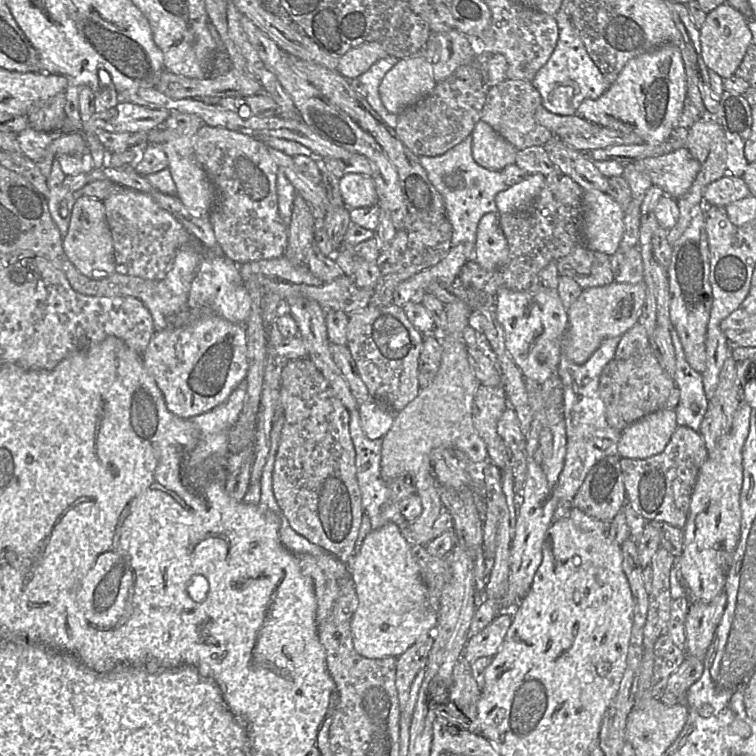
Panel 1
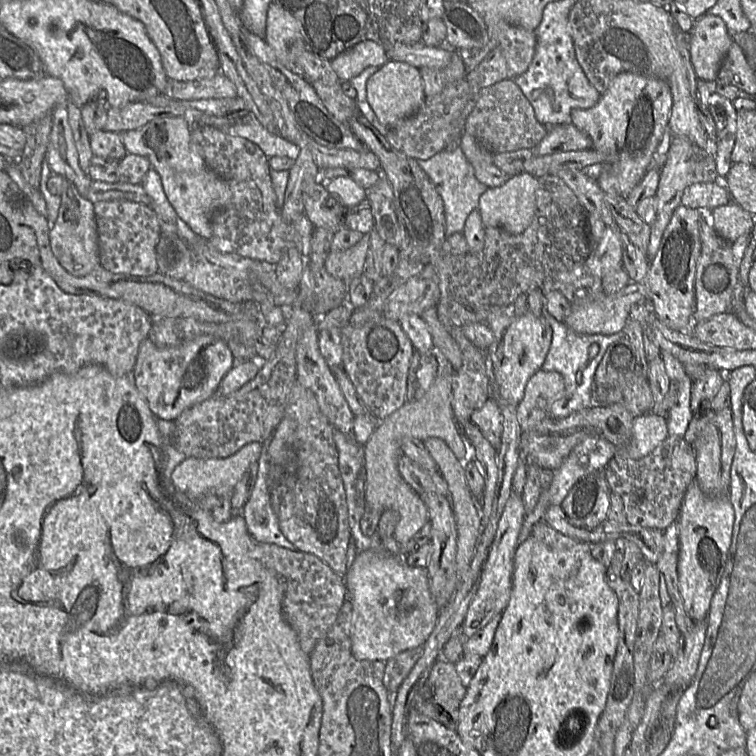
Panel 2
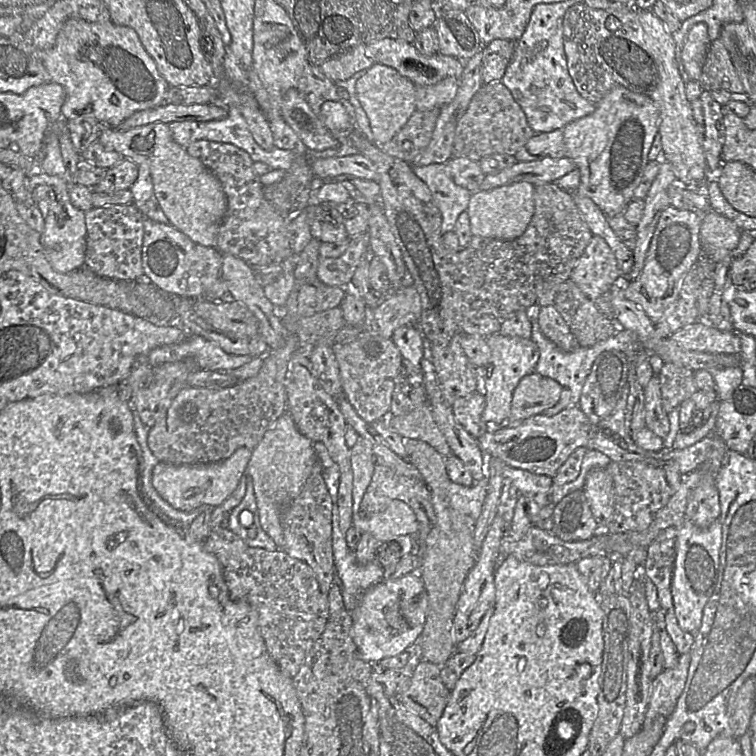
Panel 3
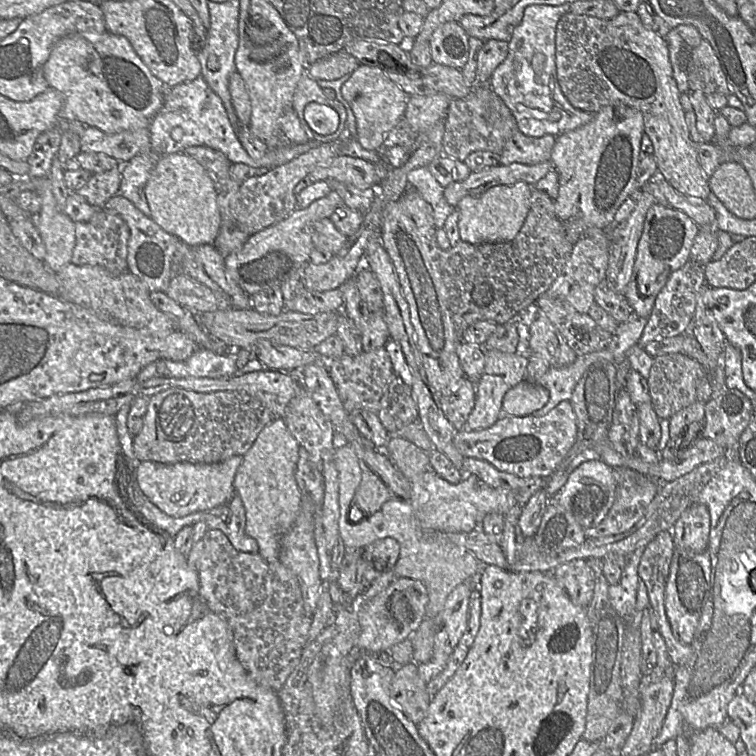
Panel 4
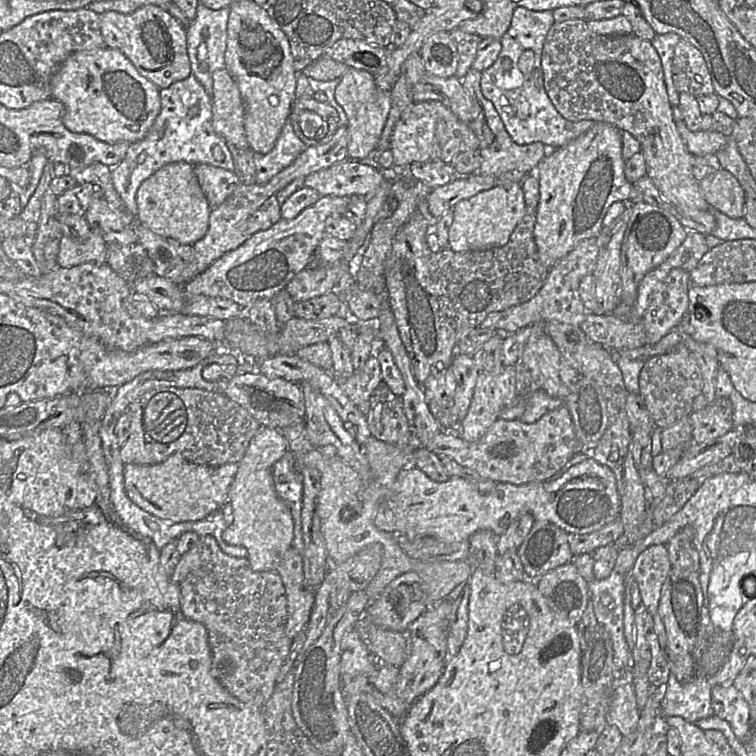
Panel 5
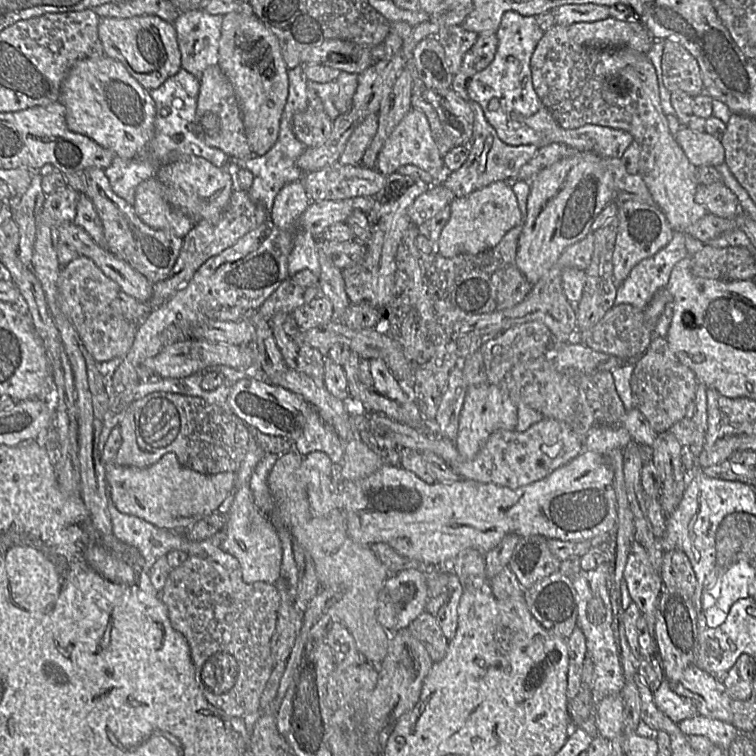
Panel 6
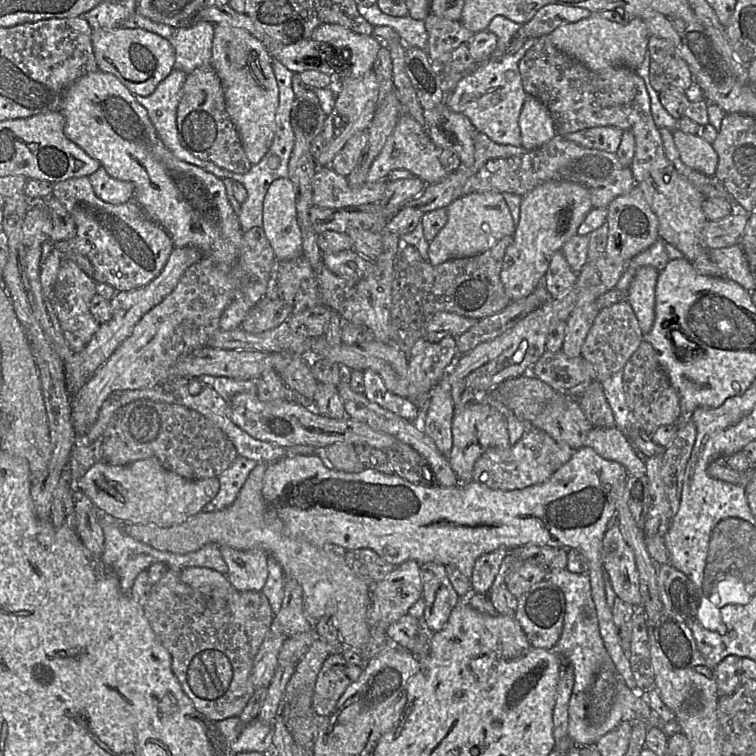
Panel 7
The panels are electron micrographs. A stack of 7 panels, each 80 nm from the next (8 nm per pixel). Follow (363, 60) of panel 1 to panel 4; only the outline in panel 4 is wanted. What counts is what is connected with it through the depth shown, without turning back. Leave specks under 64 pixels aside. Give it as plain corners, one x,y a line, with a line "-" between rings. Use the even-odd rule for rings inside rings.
338,52
317,61
305,71
313,78
334,81
351,75
359,66
360,63
354,56

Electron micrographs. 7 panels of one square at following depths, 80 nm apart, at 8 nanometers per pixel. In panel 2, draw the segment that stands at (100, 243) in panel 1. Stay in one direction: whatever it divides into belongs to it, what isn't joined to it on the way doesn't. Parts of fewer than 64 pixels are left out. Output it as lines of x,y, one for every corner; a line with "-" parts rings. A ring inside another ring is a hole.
52,173
45,186
61,198
57,219
50,227
49,238
52,252
69,273
75,276
88,275
100,267
94,203
80,196
72,184
55,173

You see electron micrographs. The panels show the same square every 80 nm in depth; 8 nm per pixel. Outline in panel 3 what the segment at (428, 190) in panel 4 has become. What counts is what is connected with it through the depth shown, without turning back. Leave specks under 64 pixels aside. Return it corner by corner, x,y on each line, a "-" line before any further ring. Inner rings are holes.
444,163
414,167
414,173
430,189
442,214
442,231
453,231
459,215
466,211
474,192
458,185

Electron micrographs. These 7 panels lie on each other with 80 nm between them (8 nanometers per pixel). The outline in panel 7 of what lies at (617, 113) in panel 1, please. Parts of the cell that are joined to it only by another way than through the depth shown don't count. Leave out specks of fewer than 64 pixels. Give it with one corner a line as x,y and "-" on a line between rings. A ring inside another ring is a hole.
547,181
523,196
519,221
503,258
501,282
511,302
528,297
542,282
554,253
577,235
585,216
592,209
589,190
569,181

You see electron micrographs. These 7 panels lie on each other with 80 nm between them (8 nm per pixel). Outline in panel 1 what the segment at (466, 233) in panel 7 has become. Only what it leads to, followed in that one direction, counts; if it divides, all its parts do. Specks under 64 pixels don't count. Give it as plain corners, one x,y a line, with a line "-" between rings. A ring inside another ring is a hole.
527,173
520,182
499,192
495,197
499,215
529,210
543,186
544,179
545,176
541,173

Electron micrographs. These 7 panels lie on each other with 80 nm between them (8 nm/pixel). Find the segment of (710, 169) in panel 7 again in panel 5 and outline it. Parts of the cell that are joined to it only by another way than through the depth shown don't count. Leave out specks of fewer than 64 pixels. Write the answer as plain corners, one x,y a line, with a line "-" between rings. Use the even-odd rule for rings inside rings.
683,120
677,124
677,130
681,135
688,151
693,156
716,154
726,145
727,137
716,131
691,131

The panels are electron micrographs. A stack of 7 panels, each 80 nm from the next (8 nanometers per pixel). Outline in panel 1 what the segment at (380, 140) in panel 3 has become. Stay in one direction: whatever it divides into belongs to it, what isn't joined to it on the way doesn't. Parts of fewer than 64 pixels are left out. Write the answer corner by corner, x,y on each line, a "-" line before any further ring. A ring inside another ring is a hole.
422,56
401,58
384,76
379,94
386,110
400,114
417,103
435,86
431,64

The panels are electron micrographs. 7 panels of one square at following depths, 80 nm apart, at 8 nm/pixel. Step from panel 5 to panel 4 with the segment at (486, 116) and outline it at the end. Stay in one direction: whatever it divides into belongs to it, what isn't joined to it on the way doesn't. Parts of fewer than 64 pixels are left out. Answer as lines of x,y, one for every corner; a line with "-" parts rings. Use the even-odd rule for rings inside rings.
515,130
499,154
499,165
511,163
534,165
549,161
556,139
557,137
550,134
531,137

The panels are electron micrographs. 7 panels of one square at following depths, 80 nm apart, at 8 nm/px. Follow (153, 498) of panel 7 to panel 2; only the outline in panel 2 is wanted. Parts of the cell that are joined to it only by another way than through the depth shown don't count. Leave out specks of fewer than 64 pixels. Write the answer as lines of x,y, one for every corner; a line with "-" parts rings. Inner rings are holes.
251,442
225,458
186,458
172,471
171,484
188,498
205,495
222,497
231,492
254,461
260,459
262,447
260,442

